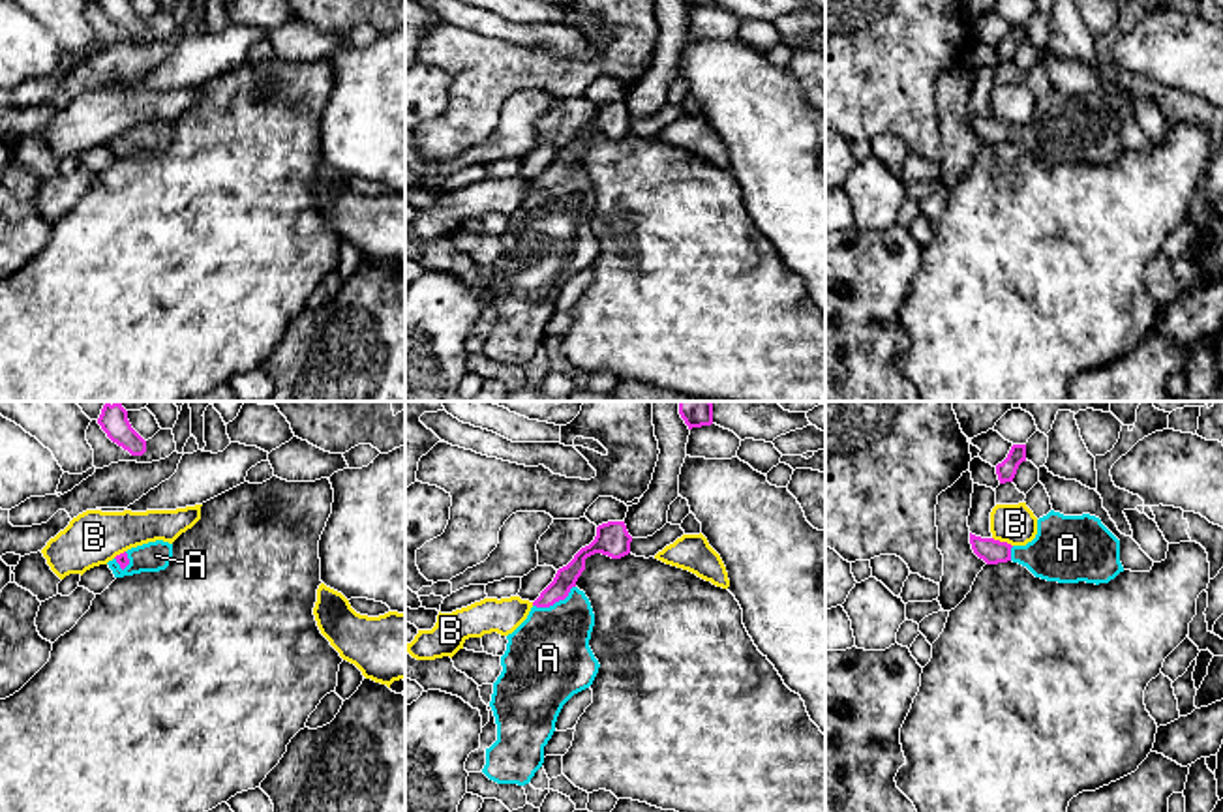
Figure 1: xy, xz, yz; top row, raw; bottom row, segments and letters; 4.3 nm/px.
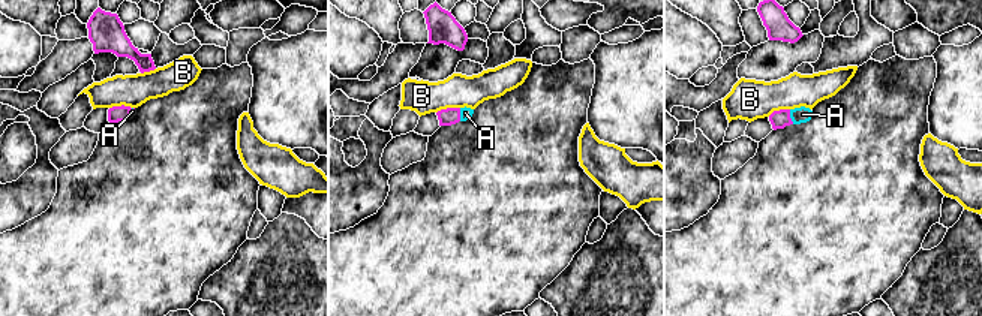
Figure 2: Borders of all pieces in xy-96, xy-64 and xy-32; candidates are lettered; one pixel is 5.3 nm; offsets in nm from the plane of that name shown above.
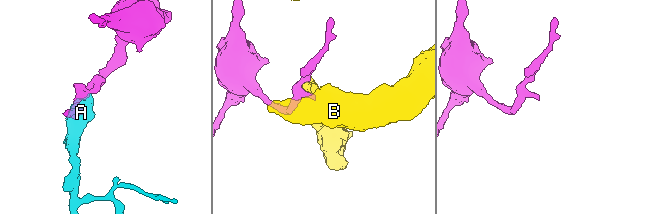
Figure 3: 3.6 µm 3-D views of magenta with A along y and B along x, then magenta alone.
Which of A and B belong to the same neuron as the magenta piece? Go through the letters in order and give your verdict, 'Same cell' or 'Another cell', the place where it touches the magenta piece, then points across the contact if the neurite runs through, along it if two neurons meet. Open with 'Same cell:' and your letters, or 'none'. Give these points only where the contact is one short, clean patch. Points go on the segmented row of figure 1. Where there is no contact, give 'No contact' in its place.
Same cell: A
A: Same cell. Touches magenta at xz (554, 602). Path across: xz (567, 576), (563, 591), (554, 602), (548, 659)
B: Another cell. Touches magenta at yz (1002, 542)

